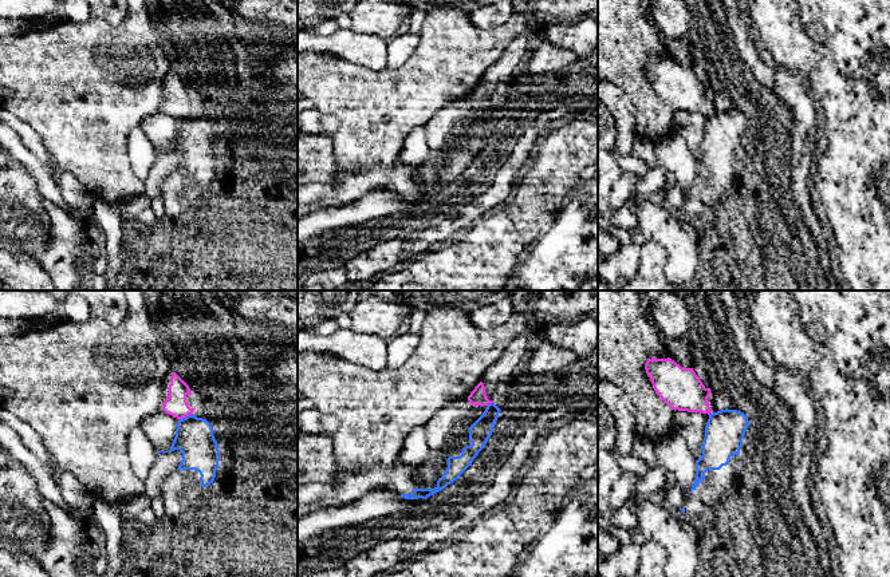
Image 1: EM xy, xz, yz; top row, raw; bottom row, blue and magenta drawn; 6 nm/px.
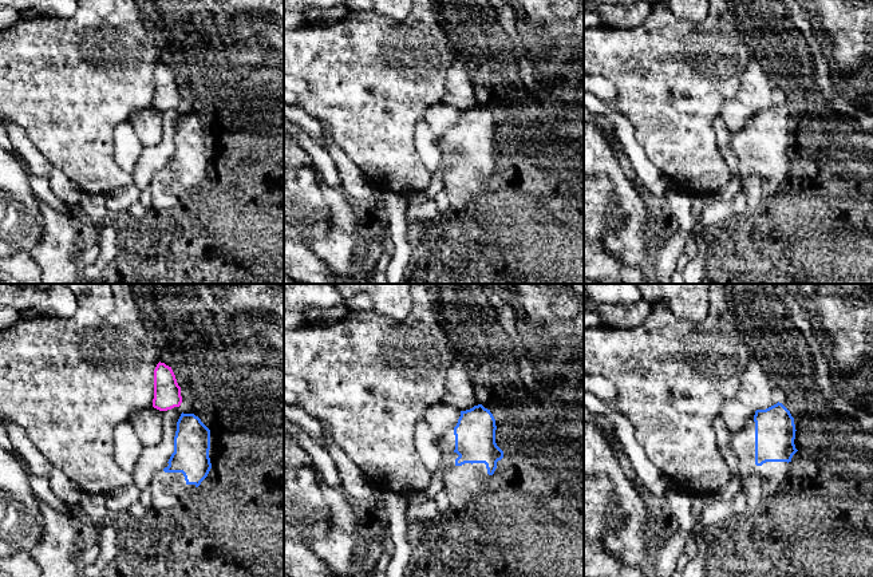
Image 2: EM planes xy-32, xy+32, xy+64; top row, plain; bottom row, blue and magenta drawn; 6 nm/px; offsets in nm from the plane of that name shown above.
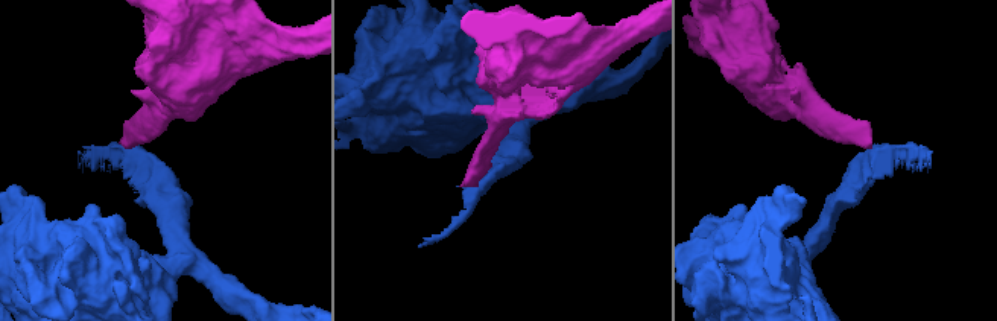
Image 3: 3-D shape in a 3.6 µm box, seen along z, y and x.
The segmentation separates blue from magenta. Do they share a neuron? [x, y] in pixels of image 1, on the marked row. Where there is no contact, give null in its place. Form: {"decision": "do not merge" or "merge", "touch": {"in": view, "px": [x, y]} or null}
{"decision": "do not merge", "touch": {"in": "xy", "px": [186, 417]}}

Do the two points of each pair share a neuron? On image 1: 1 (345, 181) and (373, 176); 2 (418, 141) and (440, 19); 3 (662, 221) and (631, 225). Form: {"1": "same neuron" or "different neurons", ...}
{"1": "same neuron", "2": "different neurons", "3": "different neurons"}

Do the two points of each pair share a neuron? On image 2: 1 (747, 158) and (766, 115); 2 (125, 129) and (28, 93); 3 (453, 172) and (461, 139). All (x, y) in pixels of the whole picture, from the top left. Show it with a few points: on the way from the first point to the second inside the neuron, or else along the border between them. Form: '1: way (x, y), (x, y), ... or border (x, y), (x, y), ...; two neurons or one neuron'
1: way (749, 147), (766, 130), (766, 126); one neuron
2: border (125, 121), (119, 122), (114, 129), (113, 155); two neurons
3: way (461, 163), (462, 147); one neuron

